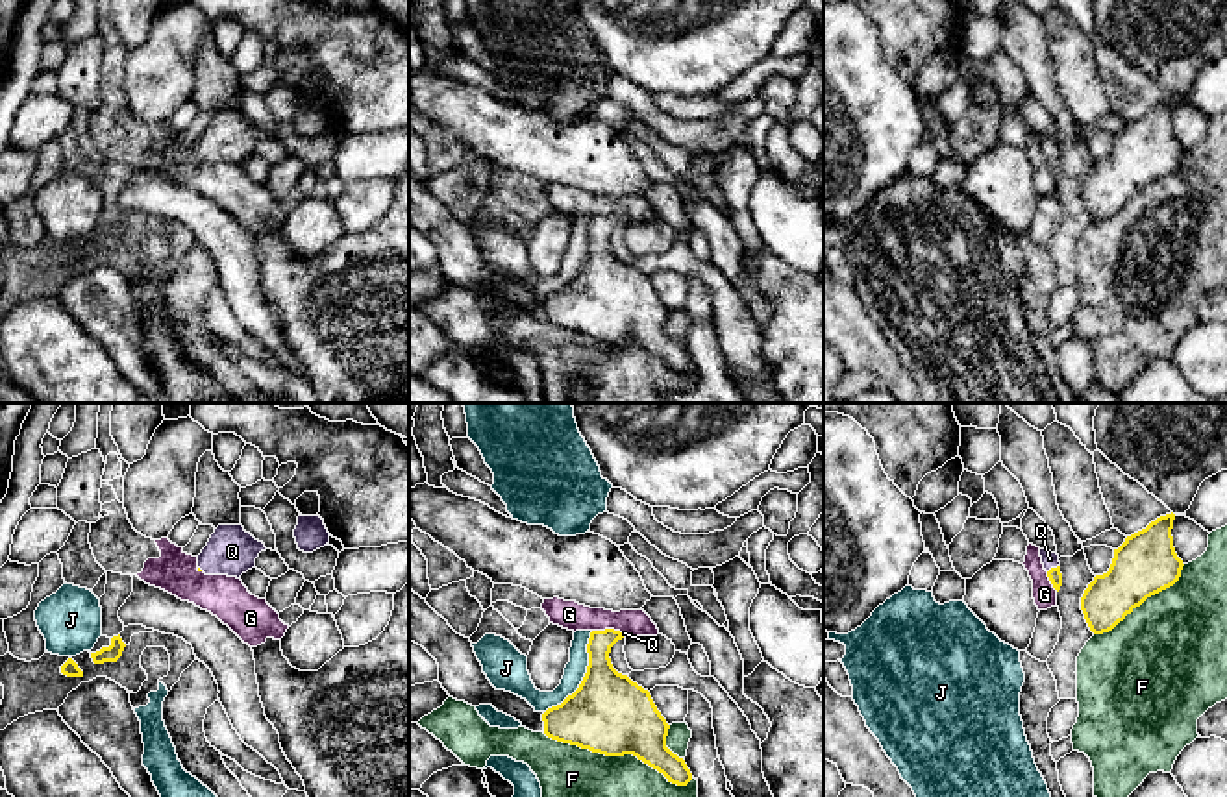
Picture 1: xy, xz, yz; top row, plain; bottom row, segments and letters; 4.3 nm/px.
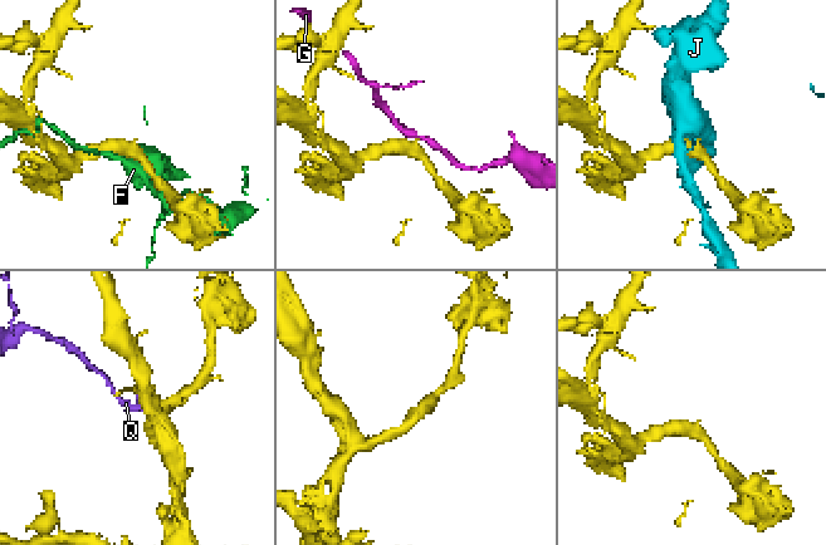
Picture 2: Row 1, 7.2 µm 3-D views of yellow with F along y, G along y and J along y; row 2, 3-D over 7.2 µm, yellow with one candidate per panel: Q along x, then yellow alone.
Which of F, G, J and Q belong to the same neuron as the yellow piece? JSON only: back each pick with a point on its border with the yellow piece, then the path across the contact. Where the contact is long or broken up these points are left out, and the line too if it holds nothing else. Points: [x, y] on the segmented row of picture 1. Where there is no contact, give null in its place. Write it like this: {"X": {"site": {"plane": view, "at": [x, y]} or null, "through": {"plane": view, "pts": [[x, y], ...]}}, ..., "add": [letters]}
{"Q": {"site": {"plane": "yz", "at": [1053, 568]}, "through": {"plane": "yz", "pts": [[1053, 574], [1053, 568], [1050, 559]]}}, "add": ["Q"]}

